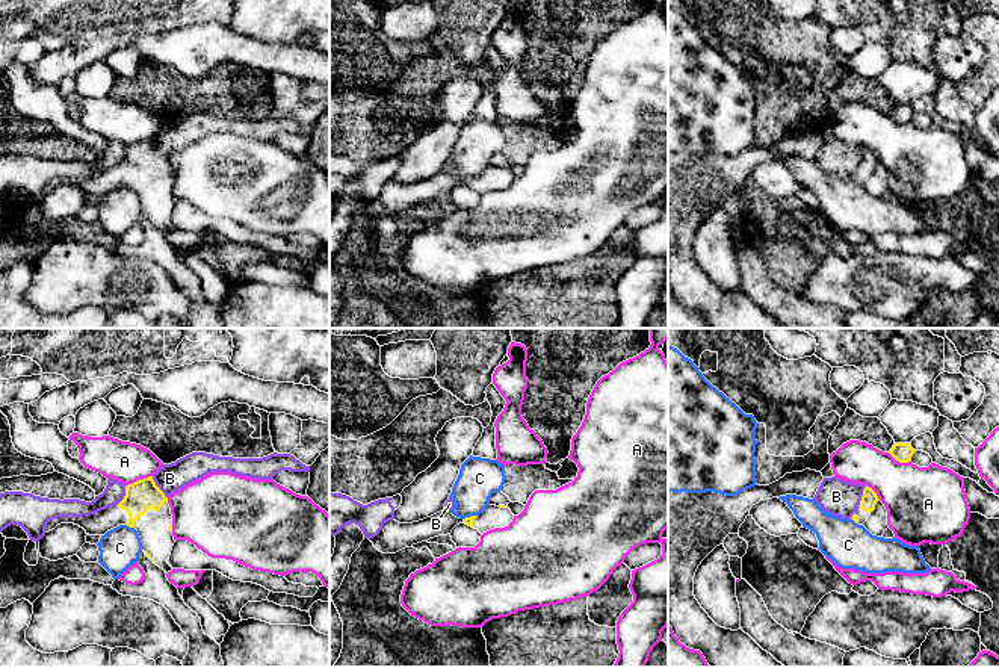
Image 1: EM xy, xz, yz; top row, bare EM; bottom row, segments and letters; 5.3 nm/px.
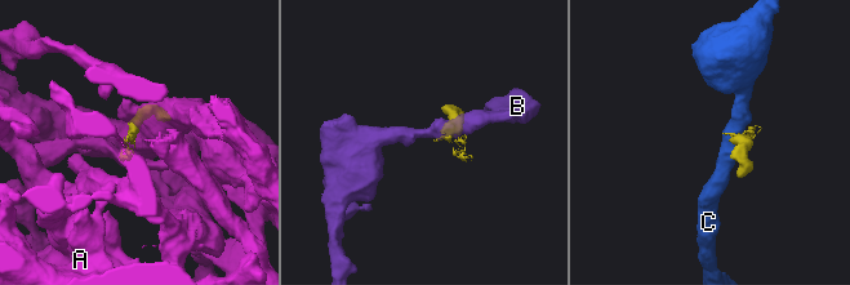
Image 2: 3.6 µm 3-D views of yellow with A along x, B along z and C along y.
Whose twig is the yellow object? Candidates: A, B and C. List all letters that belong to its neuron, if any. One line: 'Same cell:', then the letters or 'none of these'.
Same cell: none of these

